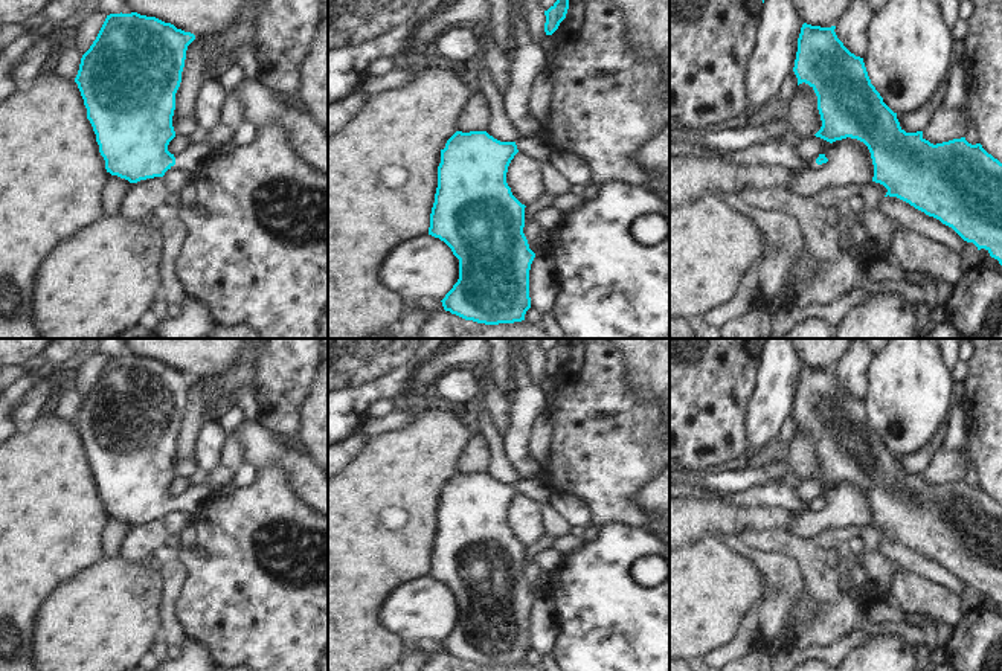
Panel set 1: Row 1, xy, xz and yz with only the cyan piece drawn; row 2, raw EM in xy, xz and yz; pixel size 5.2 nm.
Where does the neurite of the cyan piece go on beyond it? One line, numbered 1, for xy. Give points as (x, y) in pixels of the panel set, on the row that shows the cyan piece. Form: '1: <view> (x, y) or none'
1: xy (188, 159)

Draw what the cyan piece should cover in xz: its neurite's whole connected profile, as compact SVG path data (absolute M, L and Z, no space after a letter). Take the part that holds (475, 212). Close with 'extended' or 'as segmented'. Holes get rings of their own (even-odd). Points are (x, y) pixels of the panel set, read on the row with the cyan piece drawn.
M456 131L441 149L438 188L429 235L444 241L459 259L459 279L441 300L445 311L485 325L525 320L531 308L529 270L535 253L523 233L525 204L511 192L506 172L517 152L540 165L554 149L538 137L500 142L487 131Z; extended

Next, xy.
M120 12L107 15L96 40L82 55L75 82L105 169L111 175L130 183L163 177L168 169L186 169L192 175L198 163L214 152L206 142L191 143L175 156L168 151L175 137L175 93L181 82L188 46L194 40L194 34L156 17Z; extended

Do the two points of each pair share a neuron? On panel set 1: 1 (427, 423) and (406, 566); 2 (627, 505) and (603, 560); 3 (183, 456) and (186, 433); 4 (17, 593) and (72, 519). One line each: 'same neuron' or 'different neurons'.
1: same neuron
2: different neurons
3: same neuron
4: same neuron

